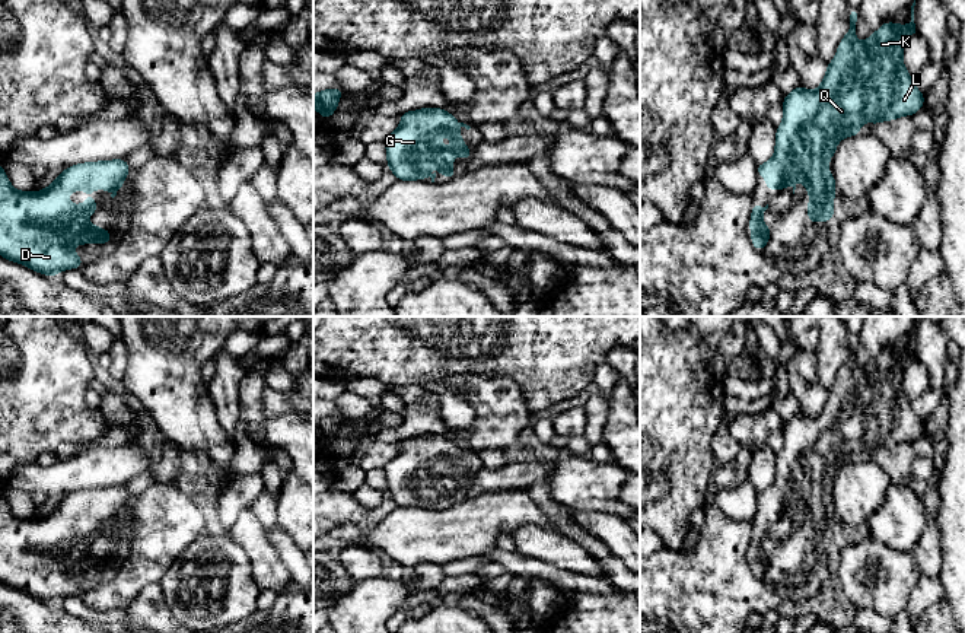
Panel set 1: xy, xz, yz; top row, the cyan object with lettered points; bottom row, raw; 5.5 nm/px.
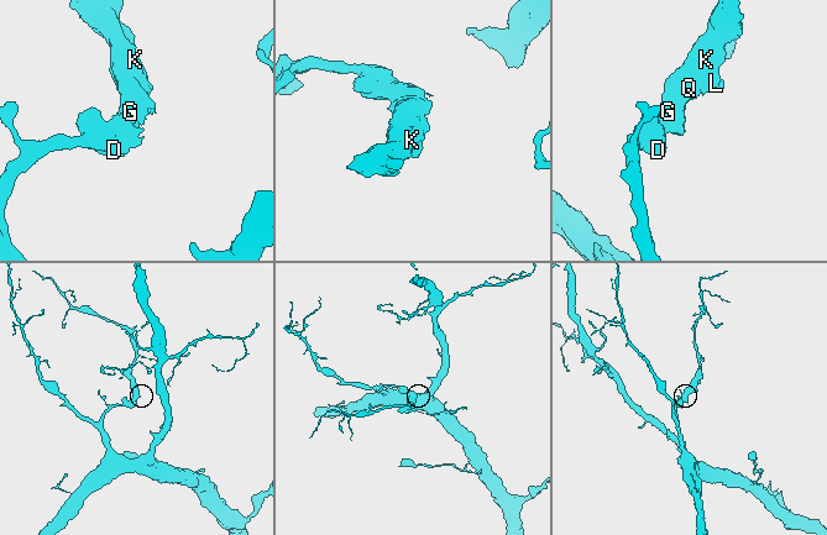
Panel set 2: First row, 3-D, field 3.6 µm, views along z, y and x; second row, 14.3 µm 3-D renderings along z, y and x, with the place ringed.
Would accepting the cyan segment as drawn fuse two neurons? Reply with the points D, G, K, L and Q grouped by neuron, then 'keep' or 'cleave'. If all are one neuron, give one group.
D G K L Q | keep

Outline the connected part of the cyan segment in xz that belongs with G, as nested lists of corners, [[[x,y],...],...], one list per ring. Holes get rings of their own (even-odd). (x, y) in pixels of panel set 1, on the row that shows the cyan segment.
[[[421,108],[401,115],[401,125],[386,137],[385,147],[388,155],[386,165],[396,179],[417,179],[430,176],[434,182],[436,174],[452,179],[458,172],[452,169],[453,155],[469,159],[472,150],[462,143],[462,134],[456,127],[471,127],[459,123],[452,114],[440,108]],[[446,134],[452,139],[452,147],[443,147],[439,137]]]

